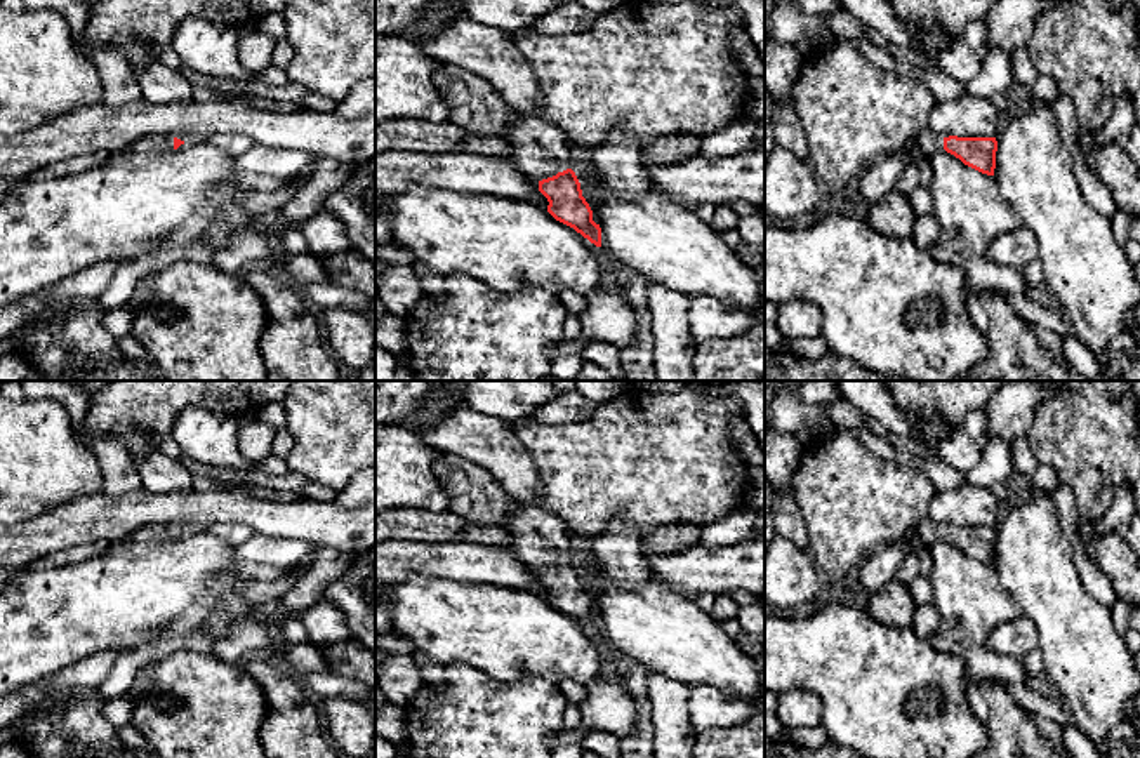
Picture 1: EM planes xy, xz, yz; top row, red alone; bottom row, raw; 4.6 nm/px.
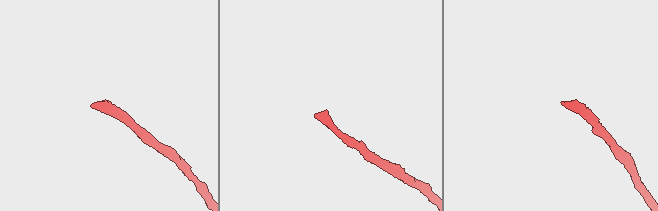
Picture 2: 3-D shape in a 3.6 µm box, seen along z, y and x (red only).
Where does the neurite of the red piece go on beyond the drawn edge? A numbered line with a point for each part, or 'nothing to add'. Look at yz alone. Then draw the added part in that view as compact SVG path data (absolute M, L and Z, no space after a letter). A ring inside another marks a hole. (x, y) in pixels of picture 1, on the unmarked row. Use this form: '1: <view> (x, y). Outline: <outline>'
1: yz (927, 532). Outline: M928 516L923 518L914 529L911 529L905 537L909 546L933 546L937 541L944 539L944 527L933 523Z

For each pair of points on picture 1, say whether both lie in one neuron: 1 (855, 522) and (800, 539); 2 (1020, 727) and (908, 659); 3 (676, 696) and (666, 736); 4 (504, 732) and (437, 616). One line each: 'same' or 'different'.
1: different
2: different
3: same
4: different

